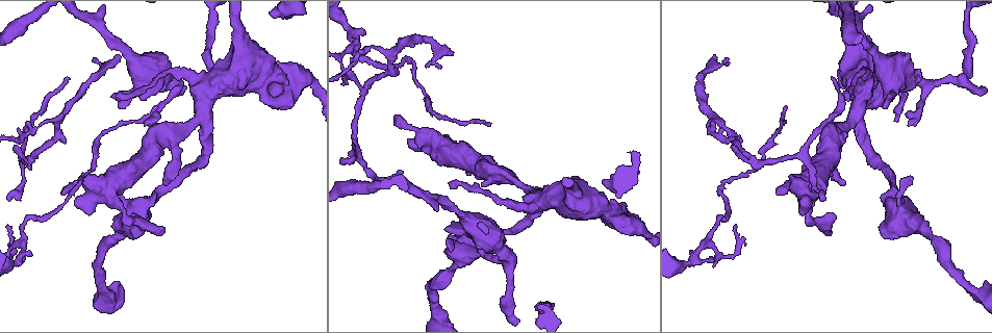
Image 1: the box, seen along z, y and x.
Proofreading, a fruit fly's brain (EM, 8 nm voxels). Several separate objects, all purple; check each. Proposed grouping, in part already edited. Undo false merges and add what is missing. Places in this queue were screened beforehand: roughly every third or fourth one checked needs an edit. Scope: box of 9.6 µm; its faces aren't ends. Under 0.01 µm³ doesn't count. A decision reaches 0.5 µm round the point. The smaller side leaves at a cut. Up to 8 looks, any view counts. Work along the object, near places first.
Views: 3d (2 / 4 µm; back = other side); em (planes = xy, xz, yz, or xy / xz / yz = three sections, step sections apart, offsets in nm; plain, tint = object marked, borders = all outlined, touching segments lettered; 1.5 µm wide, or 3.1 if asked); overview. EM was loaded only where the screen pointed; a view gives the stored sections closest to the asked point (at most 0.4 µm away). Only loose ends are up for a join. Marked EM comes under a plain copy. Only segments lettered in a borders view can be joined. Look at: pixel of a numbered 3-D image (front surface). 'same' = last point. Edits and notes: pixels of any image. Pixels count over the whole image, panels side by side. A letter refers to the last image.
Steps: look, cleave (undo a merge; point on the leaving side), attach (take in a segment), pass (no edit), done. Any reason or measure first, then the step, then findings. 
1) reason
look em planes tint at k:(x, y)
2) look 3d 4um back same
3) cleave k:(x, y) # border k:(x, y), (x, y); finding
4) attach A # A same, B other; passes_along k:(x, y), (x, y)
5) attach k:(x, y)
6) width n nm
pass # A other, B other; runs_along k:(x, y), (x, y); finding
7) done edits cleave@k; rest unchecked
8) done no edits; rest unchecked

branch stops here
look 3d 4um at 1:(394, 118)

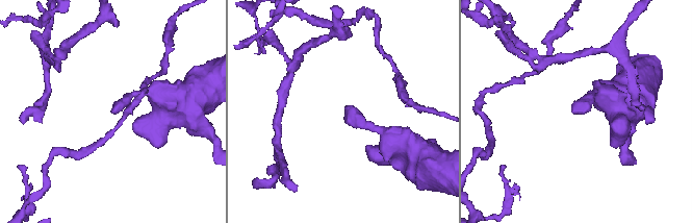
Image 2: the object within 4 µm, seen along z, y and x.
look em yz step 8 tint at 2:(574, 112)

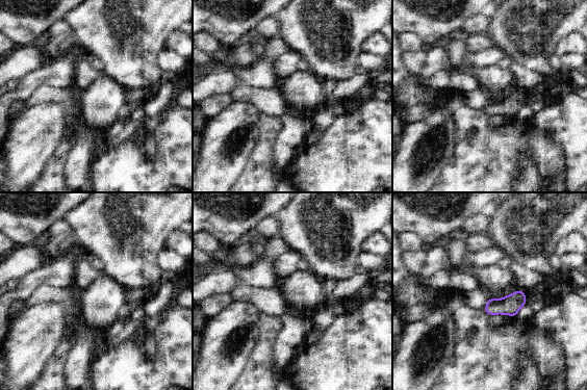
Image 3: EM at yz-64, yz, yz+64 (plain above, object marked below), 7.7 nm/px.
another direction
look em planes borders same

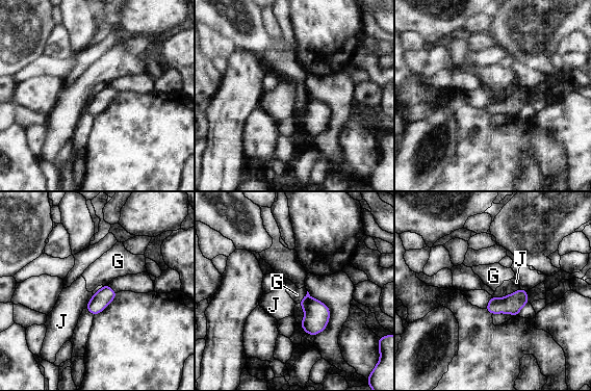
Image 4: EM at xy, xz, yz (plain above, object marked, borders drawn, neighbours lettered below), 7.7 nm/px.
pass # G other, J other; border 4:(519, 287), (500, 297), (492, 296); no lettered segment goes on from it

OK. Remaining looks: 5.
branch stops here
look 3d 4um at 1:(451, 55)

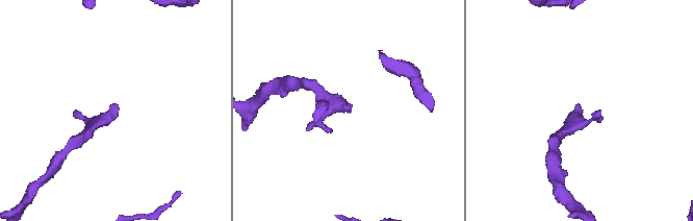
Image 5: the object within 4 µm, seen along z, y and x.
shape alone is not enough
look em planes tint at 5:(580, 106)

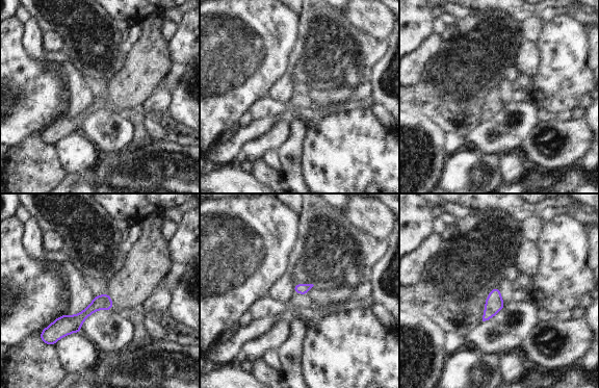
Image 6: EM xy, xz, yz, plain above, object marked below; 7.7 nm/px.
see the neighbours
look em planes borders same

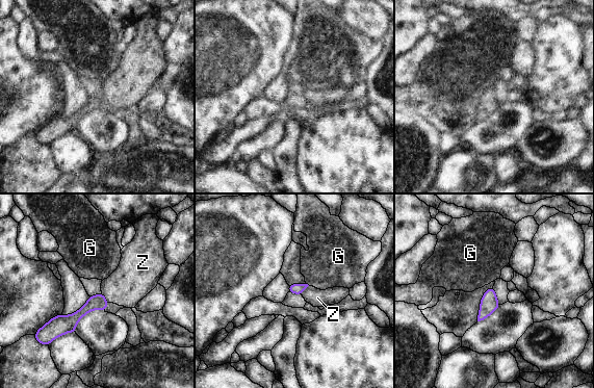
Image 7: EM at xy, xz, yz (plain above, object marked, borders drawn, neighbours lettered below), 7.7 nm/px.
attach Z # G other, Z same; passes_along 7:(98, 302), (104, 298), (131, 281); it goes on there

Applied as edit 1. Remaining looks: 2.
look overview

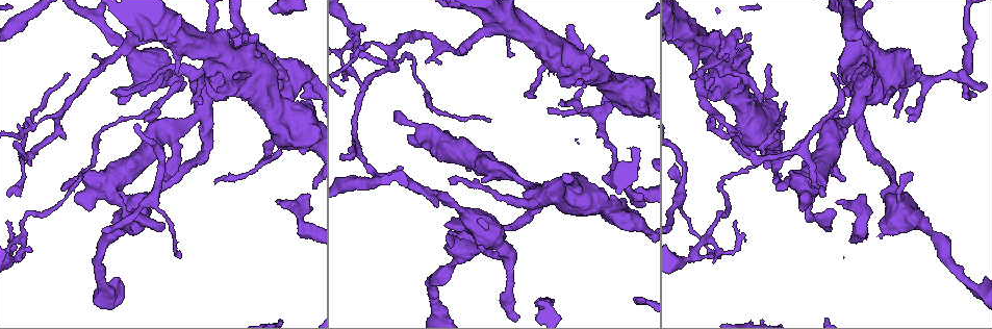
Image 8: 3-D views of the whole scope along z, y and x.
calibre changes
look em planes borders at 8:(313, 78)

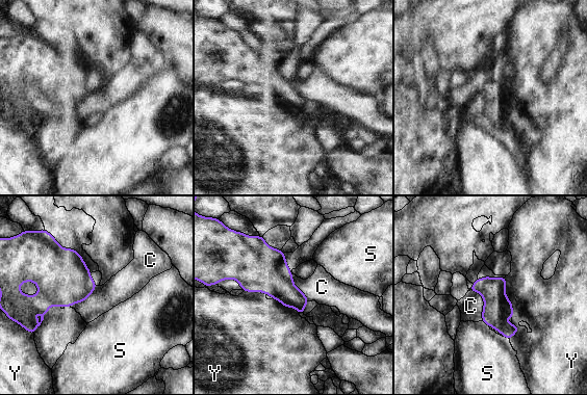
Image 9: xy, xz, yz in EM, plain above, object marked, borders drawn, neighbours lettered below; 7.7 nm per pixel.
pass # C other, S other, Y other; all the same neuron

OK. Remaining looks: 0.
done edits attach@7; rest unchecked

